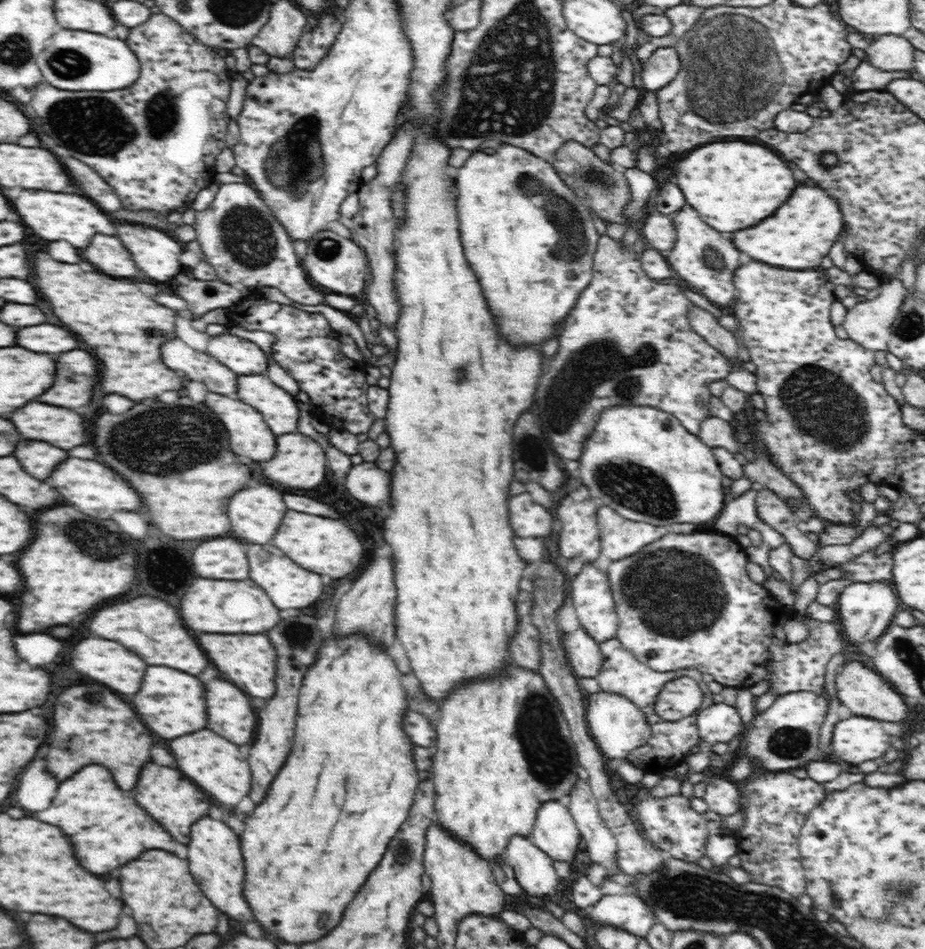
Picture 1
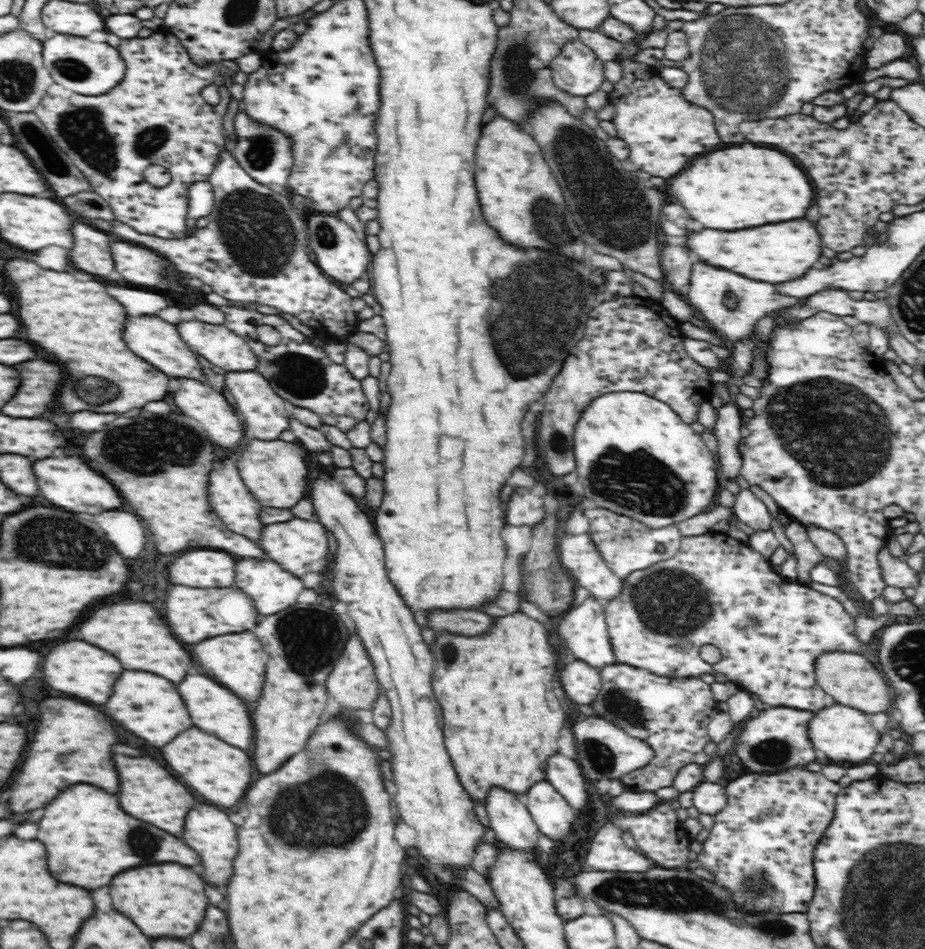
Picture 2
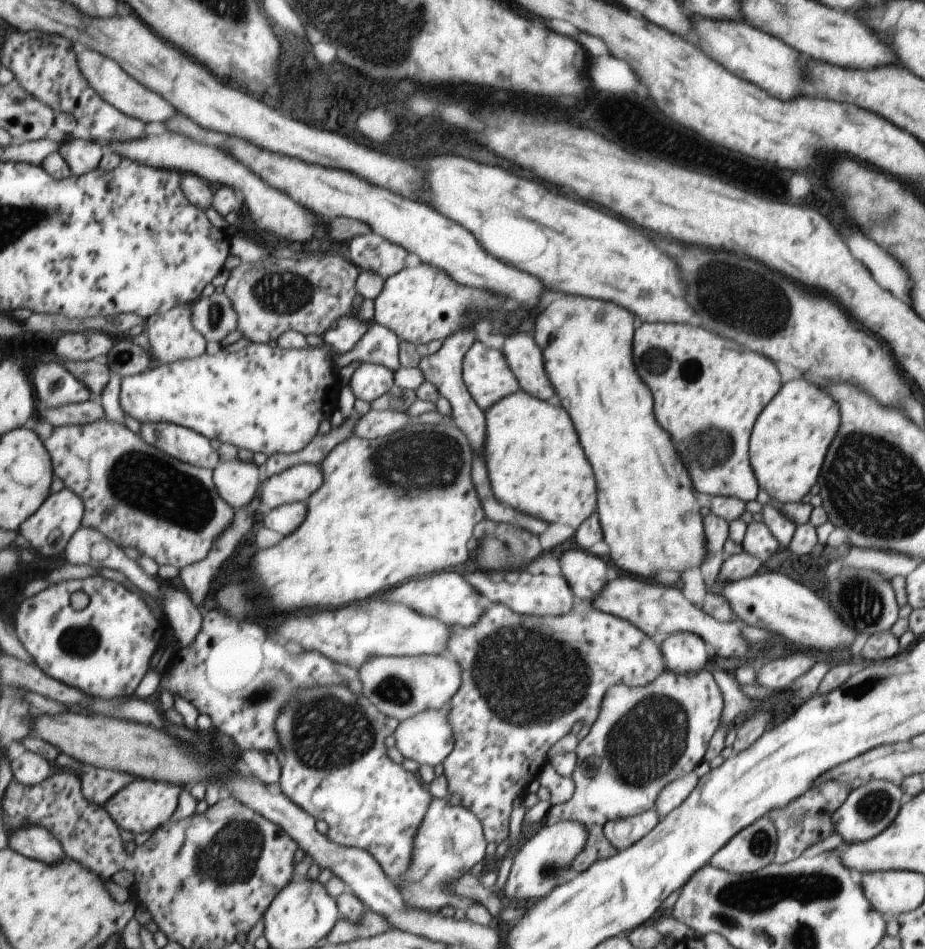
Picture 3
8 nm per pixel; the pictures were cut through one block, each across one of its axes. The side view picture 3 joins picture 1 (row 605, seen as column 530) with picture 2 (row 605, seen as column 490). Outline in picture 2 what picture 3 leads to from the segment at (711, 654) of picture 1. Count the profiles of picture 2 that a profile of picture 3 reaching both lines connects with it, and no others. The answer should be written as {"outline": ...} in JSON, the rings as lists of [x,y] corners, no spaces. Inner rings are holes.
{"outline":[[[708,532],[708,534],[702,534],[702,536],[682,537],[680,550],[676,552],[676,556],[672,556],[670,560],[662,560],[662,564],[656,563],[644,571],[634,571],[628,579],[623,580],[622,594],[609,604],[604,605],[607,631],[609,632],[615,660],[619,664],[626,664],[627,667],[642,668],[642,670],[652,674],[665,677],[684,678],[698,677],[700,674],[725,674],[729,681],[735,683],[741,689],[759,696],[766,707],[788,707],[818,712],[822,708],[834,705],[834,699],[817,684],[815,663],[821,655],[828,652],[859,652],[858,648],[865,644],[860,643],[858,636],[856,636],[856,628],[854,627],[856,621],[846,612],[839,601],[826,596],[826,594],[820,594],[809,586],[800,586],[799,582],[788,582],[788,579],[780,578],[780,574],[772,572],[770,563],[766,557],[755,552],[749,545],[730,538],[727,534]],[[704,644],[713,644],[716,648],[719,648],[722,660],[716,662],[716,664],[704,662],[700,658],[700,647]]]}

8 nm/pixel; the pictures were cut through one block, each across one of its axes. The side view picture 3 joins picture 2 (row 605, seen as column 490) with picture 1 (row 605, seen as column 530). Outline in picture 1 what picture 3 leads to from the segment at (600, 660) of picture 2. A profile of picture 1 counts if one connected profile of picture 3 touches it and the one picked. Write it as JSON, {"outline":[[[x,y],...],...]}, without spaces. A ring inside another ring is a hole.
{"outline":[[[584,563],[581,572],[570,579],[569,598],[573,602],[583,630],[590,635],[590,638],[600,644],[617,636],[619,616],[615,611],[615,600],[607,572],[598,569],[598,566],[594,563]]]}

